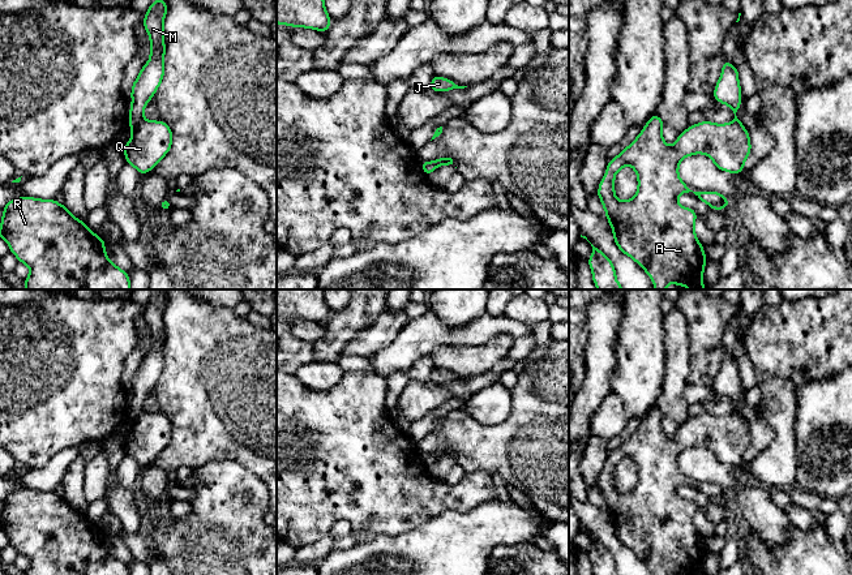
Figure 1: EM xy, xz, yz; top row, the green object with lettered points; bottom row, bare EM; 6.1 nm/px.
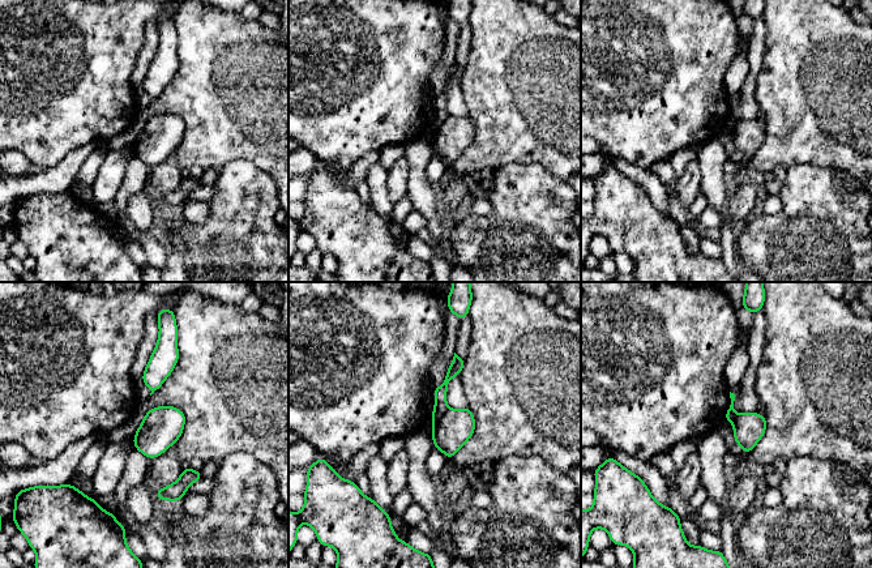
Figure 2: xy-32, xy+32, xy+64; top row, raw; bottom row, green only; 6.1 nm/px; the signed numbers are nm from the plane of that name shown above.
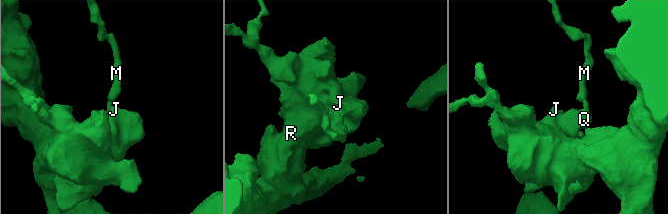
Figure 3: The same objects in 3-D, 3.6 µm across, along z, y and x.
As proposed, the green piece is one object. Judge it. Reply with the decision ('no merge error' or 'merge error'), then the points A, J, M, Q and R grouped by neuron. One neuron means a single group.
merge error | A J Q R / M

